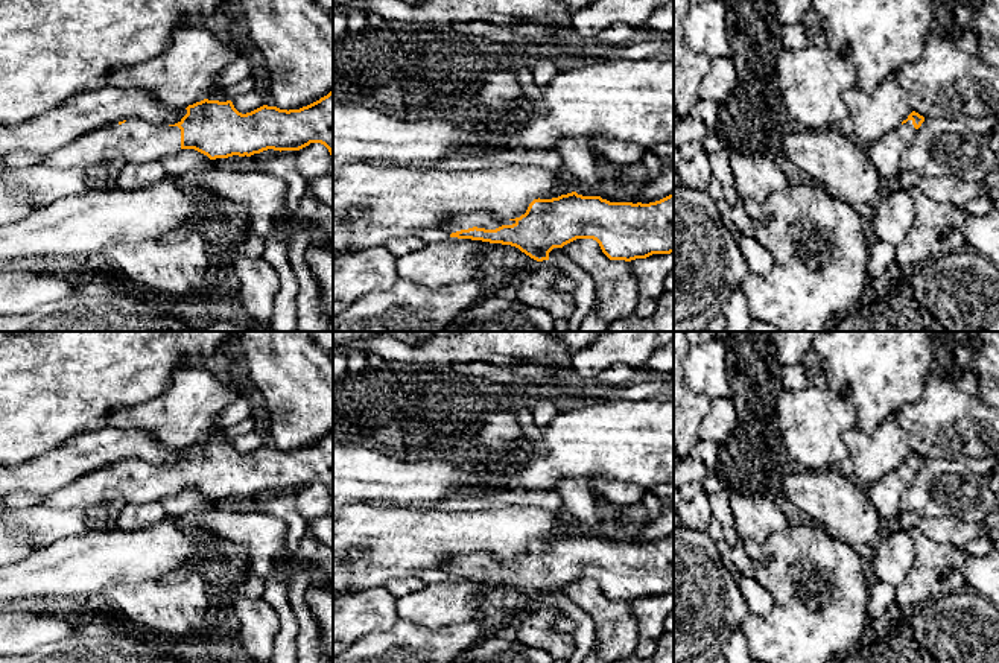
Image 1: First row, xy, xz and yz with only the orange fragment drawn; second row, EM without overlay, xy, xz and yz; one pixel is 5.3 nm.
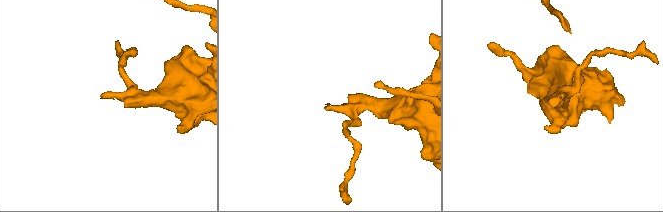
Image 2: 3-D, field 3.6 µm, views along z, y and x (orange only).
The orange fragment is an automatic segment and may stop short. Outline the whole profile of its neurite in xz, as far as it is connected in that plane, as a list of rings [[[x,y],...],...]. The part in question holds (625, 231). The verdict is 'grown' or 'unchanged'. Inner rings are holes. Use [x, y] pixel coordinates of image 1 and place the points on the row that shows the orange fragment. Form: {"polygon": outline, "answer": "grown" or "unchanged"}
{"polygon": [[[572,192],[552,199],[534,199],[526,213],[515,219],[496,219],[485,211],[474,211],[449,219],[444,230],[450,237],[515,246],[537,262],[549,260],[553,248],[576,239],[593,239],[610,260],[631,262],[674,252],[674,193],[655,202],[633,204]]], "answer": "grown"}

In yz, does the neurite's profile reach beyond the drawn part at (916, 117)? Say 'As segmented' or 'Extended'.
Extended

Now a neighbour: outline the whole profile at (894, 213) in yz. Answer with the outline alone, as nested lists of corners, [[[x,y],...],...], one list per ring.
[[[885,186],[880,198],[873,204],[873,225],[879,242],[900,246],[909,234],[915,208],[908,190]]]

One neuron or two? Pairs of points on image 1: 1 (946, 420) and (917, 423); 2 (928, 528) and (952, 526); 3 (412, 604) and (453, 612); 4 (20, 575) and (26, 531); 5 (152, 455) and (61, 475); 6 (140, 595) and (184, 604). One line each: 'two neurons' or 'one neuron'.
1: one neuron
2: one neuron
3: one neuron
4: two neurons
5: one neuron
6: one neuron

